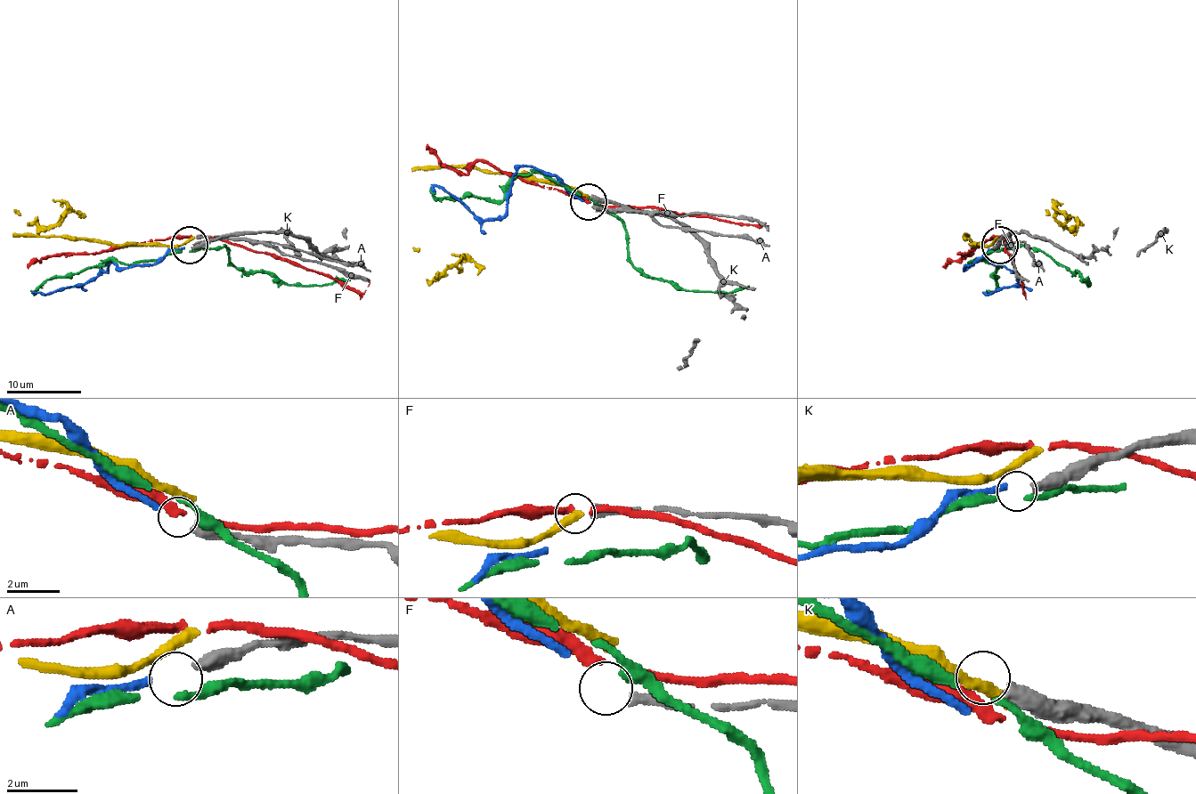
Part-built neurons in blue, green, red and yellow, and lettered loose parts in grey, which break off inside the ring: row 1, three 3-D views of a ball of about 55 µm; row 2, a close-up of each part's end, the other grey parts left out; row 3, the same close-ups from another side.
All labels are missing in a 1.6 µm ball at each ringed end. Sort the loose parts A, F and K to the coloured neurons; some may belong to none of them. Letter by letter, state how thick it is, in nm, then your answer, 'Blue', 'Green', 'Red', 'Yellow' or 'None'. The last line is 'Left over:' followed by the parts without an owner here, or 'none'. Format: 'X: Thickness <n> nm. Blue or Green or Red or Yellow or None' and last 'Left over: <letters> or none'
A: Thickness 440 nm. Blue
F: Thickness 320 nm. None
K: Thickness 440 nm. None
Left over: F, K

